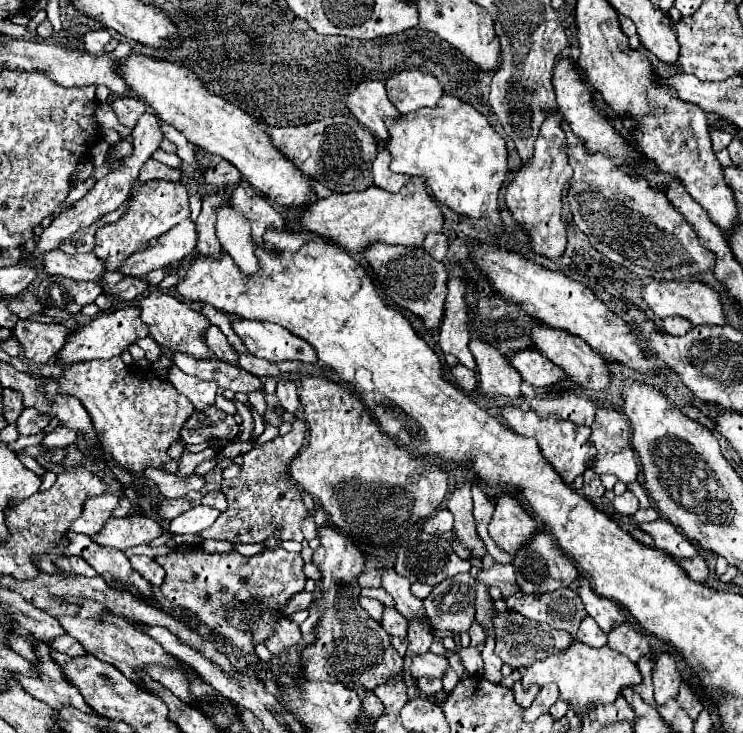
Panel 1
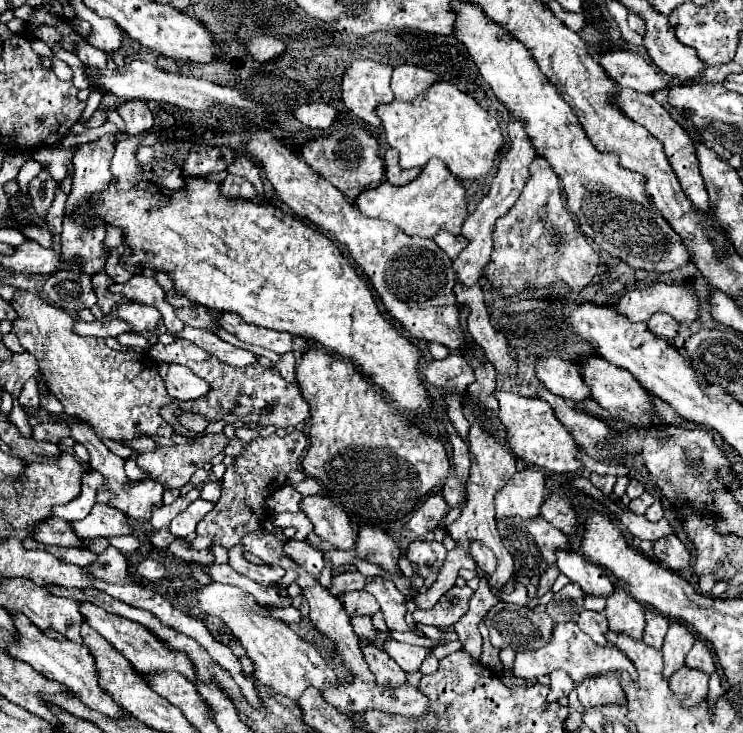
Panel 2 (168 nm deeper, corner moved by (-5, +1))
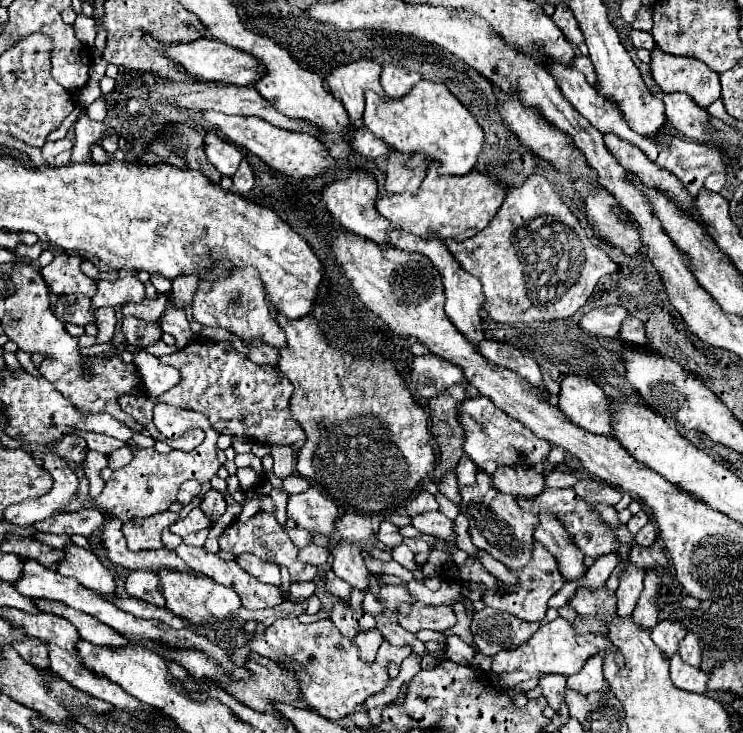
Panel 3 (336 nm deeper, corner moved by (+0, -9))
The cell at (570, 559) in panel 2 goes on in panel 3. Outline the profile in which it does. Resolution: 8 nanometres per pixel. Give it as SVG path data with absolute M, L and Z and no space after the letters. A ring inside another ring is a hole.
M539 514L539 524L533 532L533 538L541 542L557 558L559 570L567 580L577 580L579 576L585 574L583 566L585 554L577 550L577 546L565 534L561 522L557 522L557 518L553 518L551 514Z

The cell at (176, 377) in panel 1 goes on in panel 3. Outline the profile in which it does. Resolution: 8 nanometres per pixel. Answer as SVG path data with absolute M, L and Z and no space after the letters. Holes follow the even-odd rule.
M137 350L133 356L133 364L137 366L145 388L151 396L159 396L163 392L167 392L169 388L173 388L179 380L181 374L175 368L167 368L159 362L159 358L155 358L153 354L145 352L145 350Z

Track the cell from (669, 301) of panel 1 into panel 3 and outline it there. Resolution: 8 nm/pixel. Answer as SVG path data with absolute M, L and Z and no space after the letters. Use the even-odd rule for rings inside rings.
M603 306L603 308L595 308L587 314L581 316L579 320L579 328L585 334L591 336L599 336L599 338L615 338L619 334L621 322L627 318L627 310L623 306Z

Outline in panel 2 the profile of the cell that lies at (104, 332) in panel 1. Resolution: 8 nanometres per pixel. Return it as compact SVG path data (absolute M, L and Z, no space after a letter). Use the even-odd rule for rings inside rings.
M136 302L122 304L116 310L116 316L120 320L128 322L130 328L132 328L132 332L136 332L136 334L146 332L146 330L154 330L158 326L158 320L160 320L160 314L158 314L156 308L142 306L142 304L136 304Z

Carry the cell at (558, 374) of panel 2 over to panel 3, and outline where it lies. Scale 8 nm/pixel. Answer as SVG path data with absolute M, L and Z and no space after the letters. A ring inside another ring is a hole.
M567 376L561 382L559 408L573 424L593 434L613 434L611 400L591 378Z

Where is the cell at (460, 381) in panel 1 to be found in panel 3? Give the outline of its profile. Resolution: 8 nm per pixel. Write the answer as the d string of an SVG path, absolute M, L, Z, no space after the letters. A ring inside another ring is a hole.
M423 354L413 358L411 380L423 398L433 398L445 392L449 386L465 382L465 376L459 366L435 354Z

